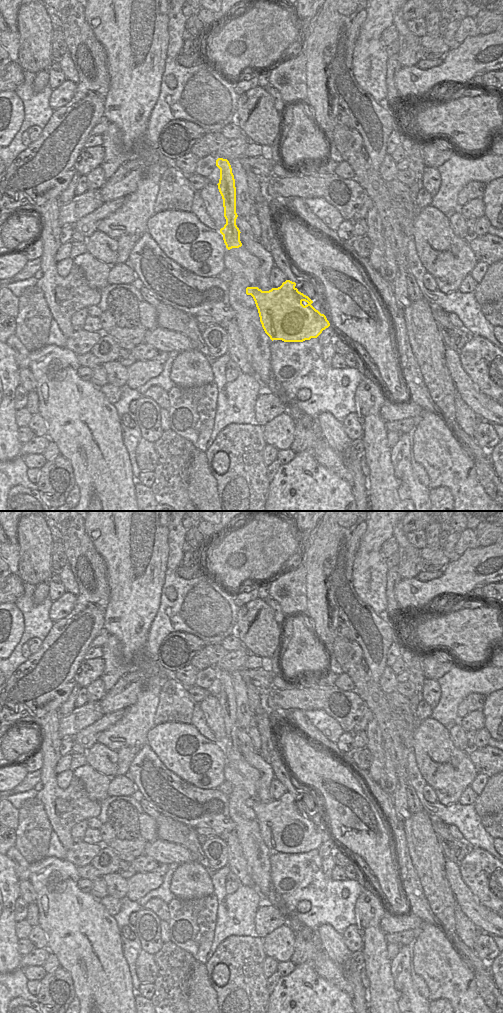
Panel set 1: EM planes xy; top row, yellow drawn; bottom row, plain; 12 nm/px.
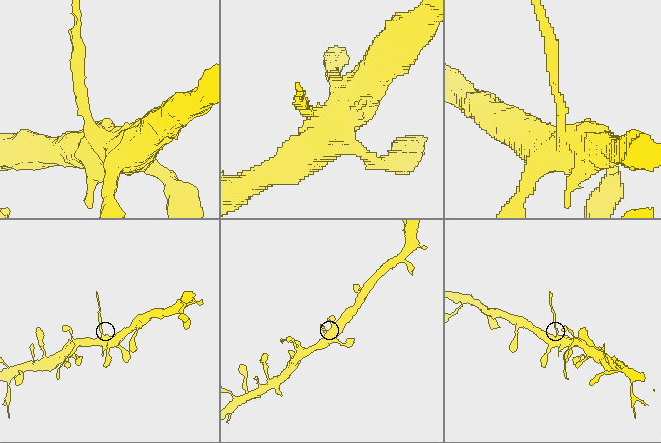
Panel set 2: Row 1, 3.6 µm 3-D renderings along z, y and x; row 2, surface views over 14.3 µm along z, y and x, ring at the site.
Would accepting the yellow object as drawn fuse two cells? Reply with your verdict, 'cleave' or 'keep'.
cleave

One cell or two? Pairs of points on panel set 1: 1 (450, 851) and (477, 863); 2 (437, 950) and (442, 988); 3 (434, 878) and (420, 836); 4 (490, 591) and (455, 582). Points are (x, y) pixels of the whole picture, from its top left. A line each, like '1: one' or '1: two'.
1: two
2: one
3: one
4: two

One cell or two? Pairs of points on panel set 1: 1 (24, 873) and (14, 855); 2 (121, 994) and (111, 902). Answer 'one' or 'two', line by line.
1: one
2: two

